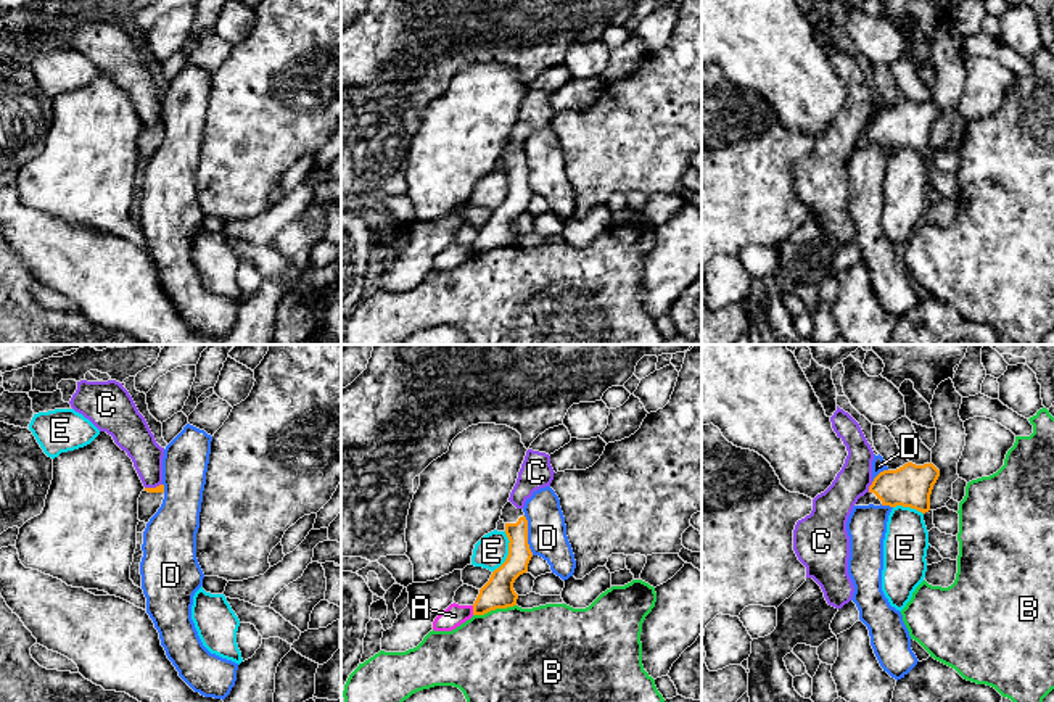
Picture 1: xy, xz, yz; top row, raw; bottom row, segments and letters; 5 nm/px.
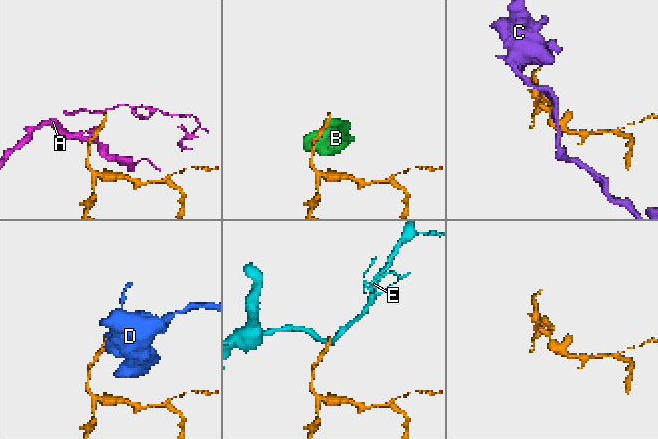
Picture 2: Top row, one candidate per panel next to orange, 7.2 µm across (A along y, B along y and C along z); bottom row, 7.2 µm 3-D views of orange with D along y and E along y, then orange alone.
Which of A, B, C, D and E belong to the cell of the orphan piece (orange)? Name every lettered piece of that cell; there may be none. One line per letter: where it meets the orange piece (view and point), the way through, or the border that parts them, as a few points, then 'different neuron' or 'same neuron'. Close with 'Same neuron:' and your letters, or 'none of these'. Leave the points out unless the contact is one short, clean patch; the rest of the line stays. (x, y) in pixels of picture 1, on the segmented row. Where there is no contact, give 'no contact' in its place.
A: contact xz (473, 611); different neuron
B: contact xz (494, 609); different neuron
C: contact yz (869, 487); border yz (872, 482), (868, 491); different neuron
D: contact xz (526, 535); border xz (523, 516), (526, 520), (528, 548), (533, 554); different neuron
E: contact xz (509, 553); border xz (506, 532), (509, 554), (493, 572); different neuron
Same neuron: none of these

